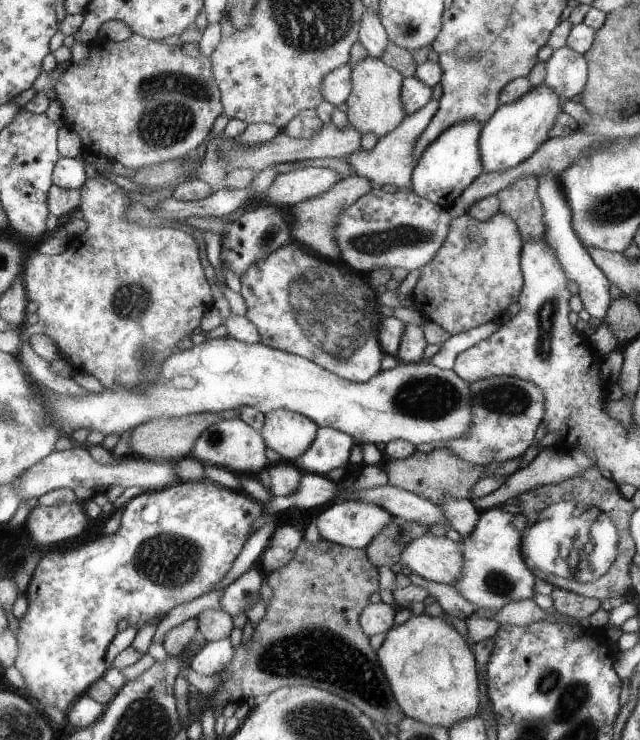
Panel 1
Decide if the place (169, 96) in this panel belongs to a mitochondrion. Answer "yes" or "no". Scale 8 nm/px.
yes

